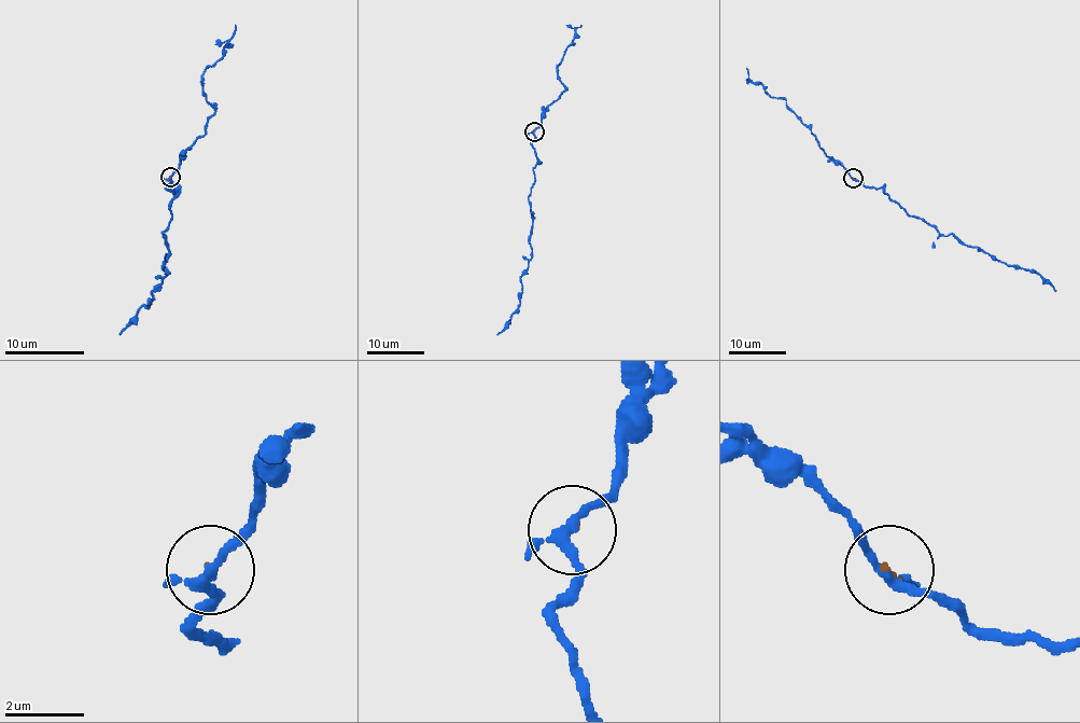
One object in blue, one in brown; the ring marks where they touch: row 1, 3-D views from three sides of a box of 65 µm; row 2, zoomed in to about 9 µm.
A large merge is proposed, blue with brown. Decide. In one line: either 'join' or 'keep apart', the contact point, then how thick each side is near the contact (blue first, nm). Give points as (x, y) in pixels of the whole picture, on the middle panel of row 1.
keep apart | (534, 131) | 220/70 nm

